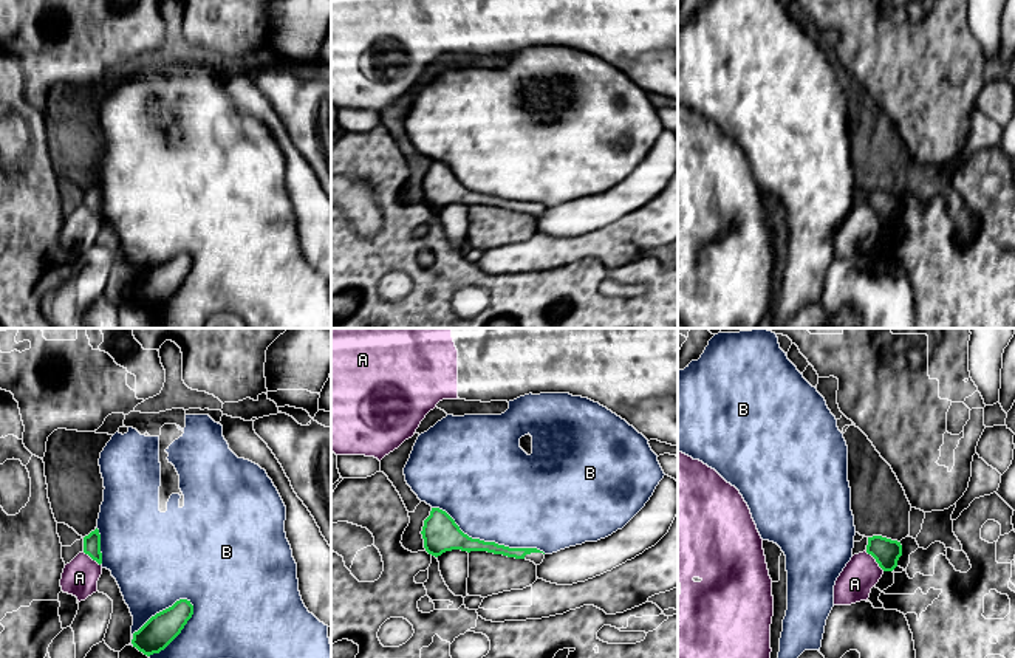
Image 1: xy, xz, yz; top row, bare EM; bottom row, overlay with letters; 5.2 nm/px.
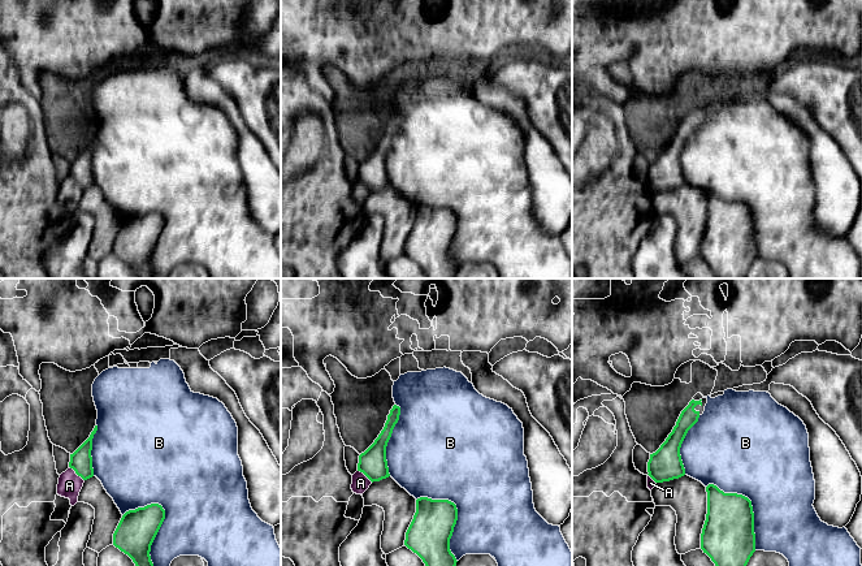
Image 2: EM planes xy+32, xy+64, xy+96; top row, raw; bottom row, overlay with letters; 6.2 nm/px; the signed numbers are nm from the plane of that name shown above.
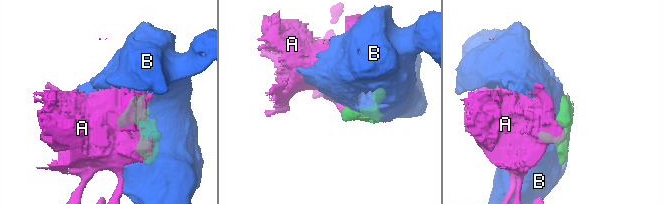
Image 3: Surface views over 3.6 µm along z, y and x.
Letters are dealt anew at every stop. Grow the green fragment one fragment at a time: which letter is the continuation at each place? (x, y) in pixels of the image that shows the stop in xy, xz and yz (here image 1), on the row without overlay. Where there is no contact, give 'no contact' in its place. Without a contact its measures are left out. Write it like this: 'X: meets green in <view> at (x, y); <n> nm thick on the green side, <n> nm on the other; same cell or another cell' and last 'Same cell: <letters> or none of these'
A: meets green in yz at (876, 214); 140 nm thick on the green side, 180 nm on the other; another cell
B: meets green in xy at (160, 265); 170 nm thick on the green side, 440 nm on the other; another cell
Same cell: none of these

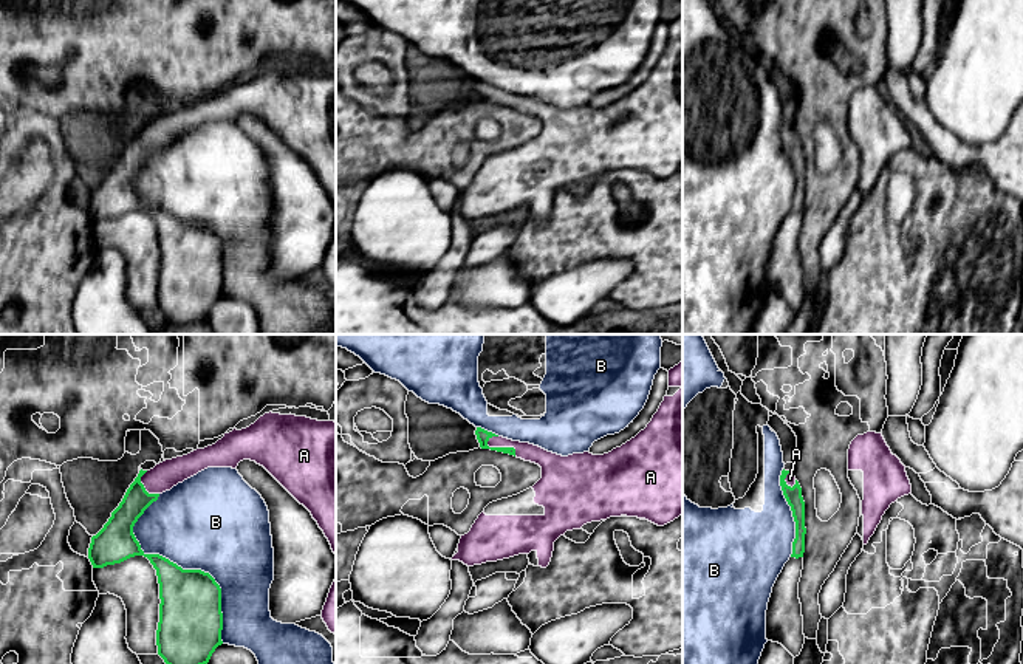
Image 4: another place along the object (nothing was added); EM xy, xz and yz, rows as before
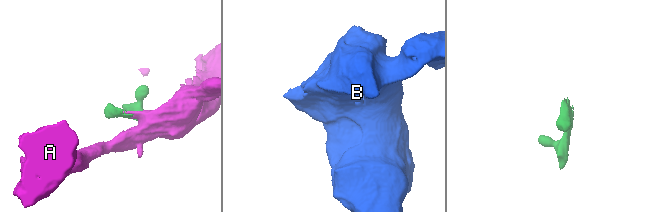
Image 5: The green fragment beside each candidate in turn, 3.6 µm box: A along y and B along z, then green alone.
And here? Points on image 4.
A: meets green in xz at (502, 101); 70 nm thick on the green side, 100 nm on the other; same cell
B: meets green in xy at (181, 222); 320 nm thick on the green side, 460 nm on the other; another cell
Same cell: A

